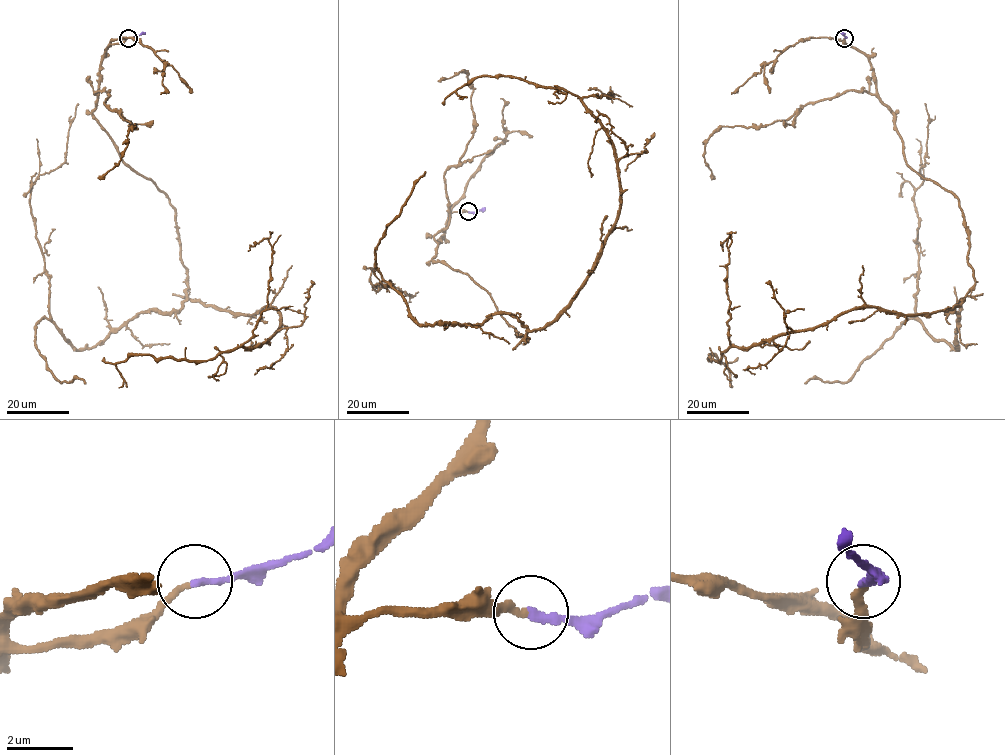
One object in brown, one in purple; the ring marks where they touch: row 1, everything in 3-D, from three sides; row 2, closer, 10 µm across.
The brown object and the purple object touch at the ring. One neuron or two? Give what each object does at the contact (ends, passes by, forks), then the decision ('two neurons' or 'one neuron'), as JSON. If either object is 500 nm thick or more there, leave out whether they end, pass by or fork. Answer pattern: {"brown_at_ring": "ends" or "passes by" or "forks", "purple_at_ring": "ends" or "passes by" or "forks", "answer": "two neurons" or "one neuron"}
{"brown_at_ring": "ends", "purple_at_ring": "ends", "answer": "one neuron"}

